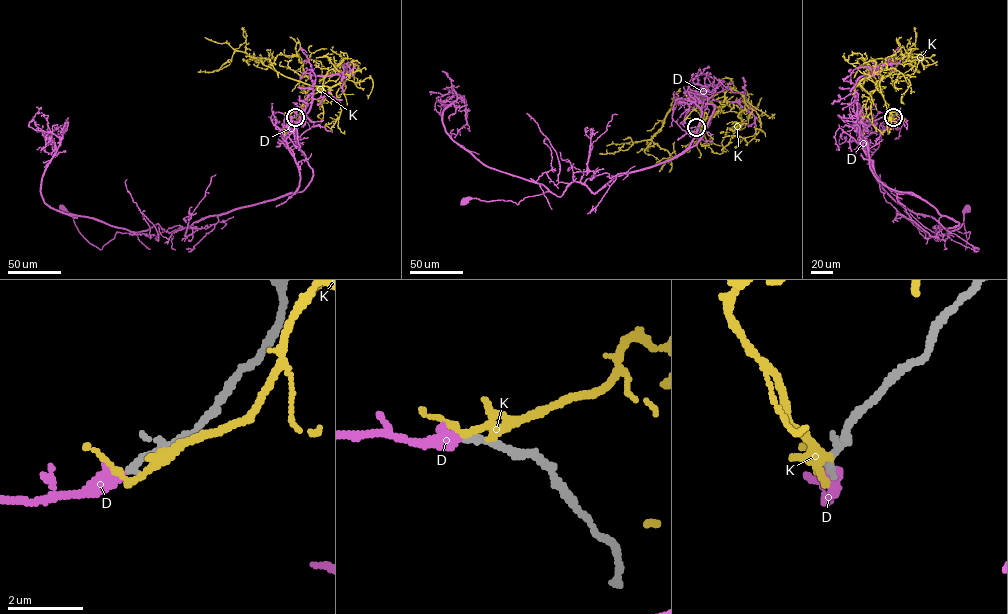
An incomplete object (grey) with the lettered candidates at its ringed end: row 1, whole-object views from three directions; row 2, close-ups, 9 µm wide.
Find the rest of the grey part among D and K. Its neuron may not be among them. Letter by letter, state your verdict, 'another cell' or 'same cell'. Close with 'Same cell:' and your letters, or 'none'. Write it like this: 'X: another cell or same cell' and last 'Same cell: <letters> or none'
D: same cell
K: another cell
Same cell: D

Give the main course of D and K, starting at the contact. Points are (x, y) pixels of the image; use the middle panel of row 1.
D: (696, 127), (672, 118), (677, 99), (701, 115), (669, 159), (594, 193), (573, 182), (517, 204), (464, 202)
K: (697, 127), (705, 122), (704, 113), (708, 119), (720, 109), (722, 91), (676, 103), (649, 139), (599, 153)

